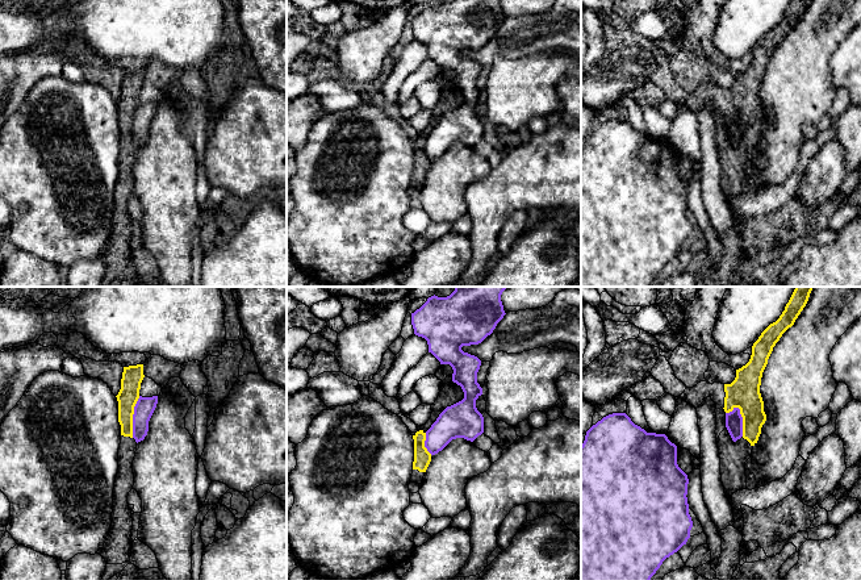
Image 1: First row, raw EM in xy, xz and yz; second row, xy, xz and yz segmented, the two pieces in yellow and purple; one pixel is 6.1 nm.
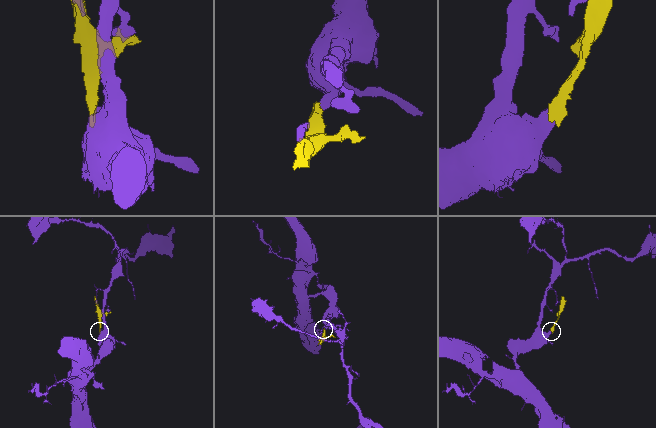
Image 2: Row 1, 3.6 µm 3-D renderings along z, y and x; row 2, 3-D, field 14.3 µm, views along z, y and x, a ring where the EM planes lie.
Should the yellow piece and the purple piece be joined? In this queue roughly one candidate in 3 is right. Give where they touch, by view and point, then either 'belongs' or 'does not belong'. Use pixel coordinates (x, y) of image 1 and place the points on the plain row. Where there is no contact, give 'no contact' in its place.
contact yz (743, 125); does not belong

